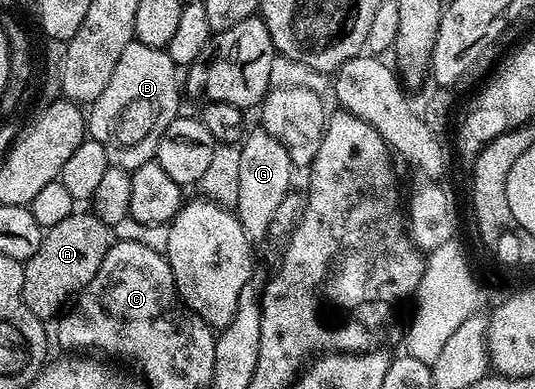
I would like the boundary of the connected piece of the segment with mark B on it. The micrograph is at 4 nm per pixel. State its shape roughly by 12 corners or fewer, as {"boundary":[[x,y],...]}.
{"boundary":[[165,48],[124,54],[88,108],[115,168],[154,159],[179,115]]}

